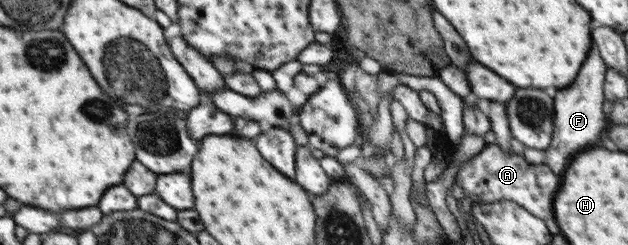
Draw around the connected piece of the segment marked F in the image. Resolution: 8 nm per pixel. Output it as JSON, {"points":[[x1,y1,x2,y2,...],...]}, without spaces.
{"points":[[594,45,592,49,588,51,588,57,576,77,576,81,562,89,562,91,556,91,554,95,554,127,550,145,544,150,545,161,544,164,556,175,562,173,568,165,568,161,582,149,590,147,590,145,596,145,604,127,606,127,606,114,602,110,605,100,605,94,603,93,605,74,607,66,602,60,602,57,598,55,598,51]]}

